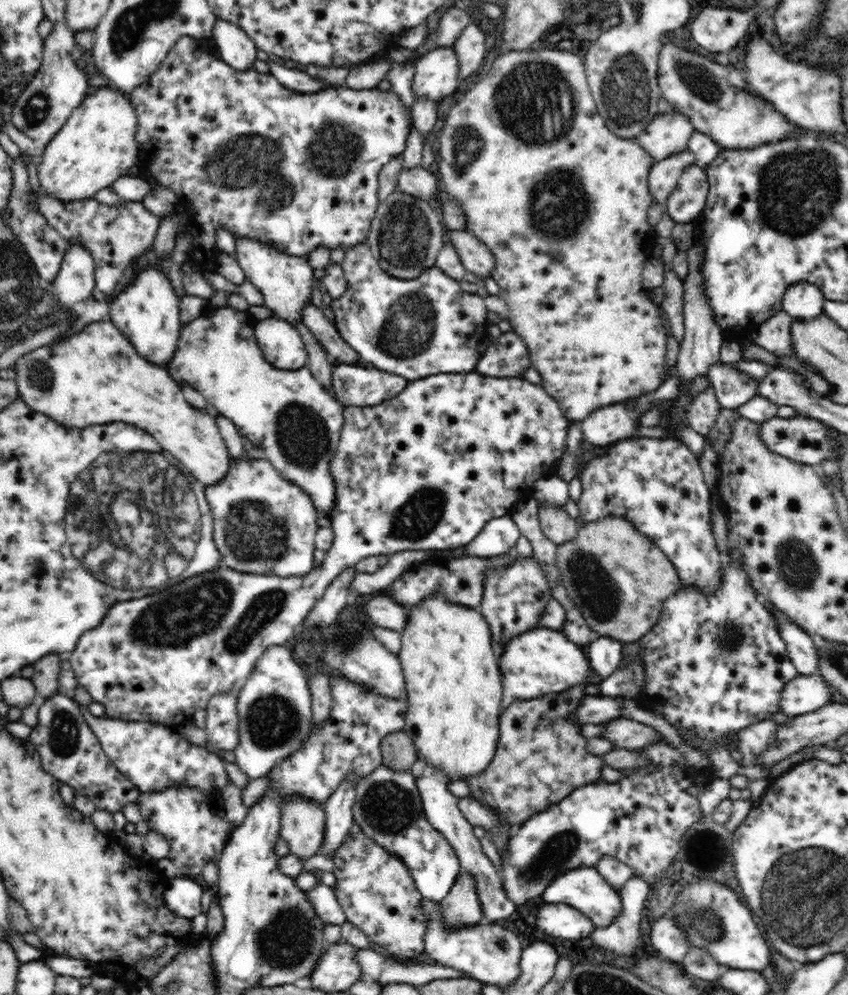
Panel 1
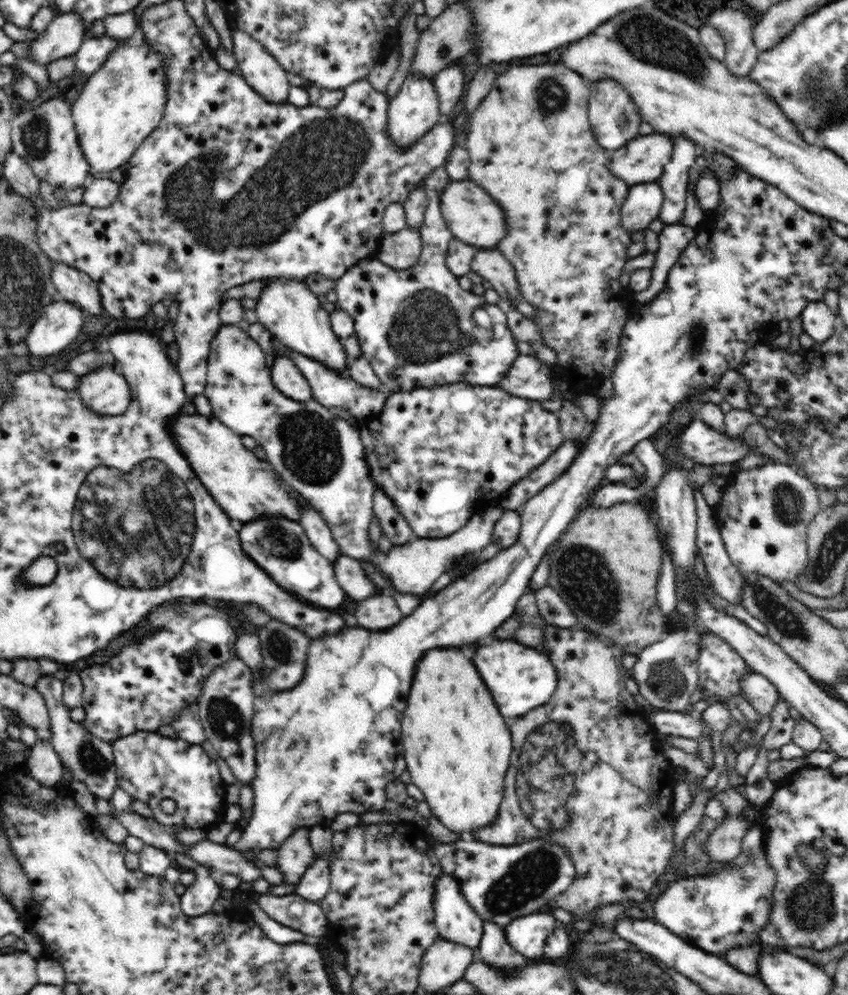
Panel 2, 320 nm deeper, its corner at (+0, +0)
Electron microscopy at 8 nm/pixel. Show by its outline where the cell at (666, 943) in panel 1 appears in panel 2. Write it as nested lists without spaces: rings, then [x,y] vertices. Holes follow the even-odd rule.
[[[752,824],[742,840],[741,853],[733,861],[727,862],[723,869],[714,870],[705,877],[671,882],[654,904],[654,922],[677,934],[687,944],[709,954],[724,955],[735,947],[755,948],[761,943],[758,930],[770,923],[776,884],[776,870],[766,859],[764,832],[760,826]]]

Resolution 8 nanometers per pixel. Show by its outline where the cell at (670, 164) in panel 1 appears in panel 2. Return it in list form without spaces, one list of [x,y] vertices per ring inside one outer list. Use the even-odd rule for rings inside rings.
[[[658,182],[632,185],[621,210],[621,225],[627,232],[645,230],[658,218],[664,202],[663,190]]]

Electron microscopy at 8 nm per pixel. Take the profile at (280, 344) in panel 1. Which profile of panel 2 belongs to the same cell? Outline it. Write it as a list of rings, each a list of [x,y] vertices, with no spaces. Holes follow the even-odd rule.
[[[287,354],[274,357],[271,377],[276,388],[292,401],[307,402],[313,398],[309,382]]]

